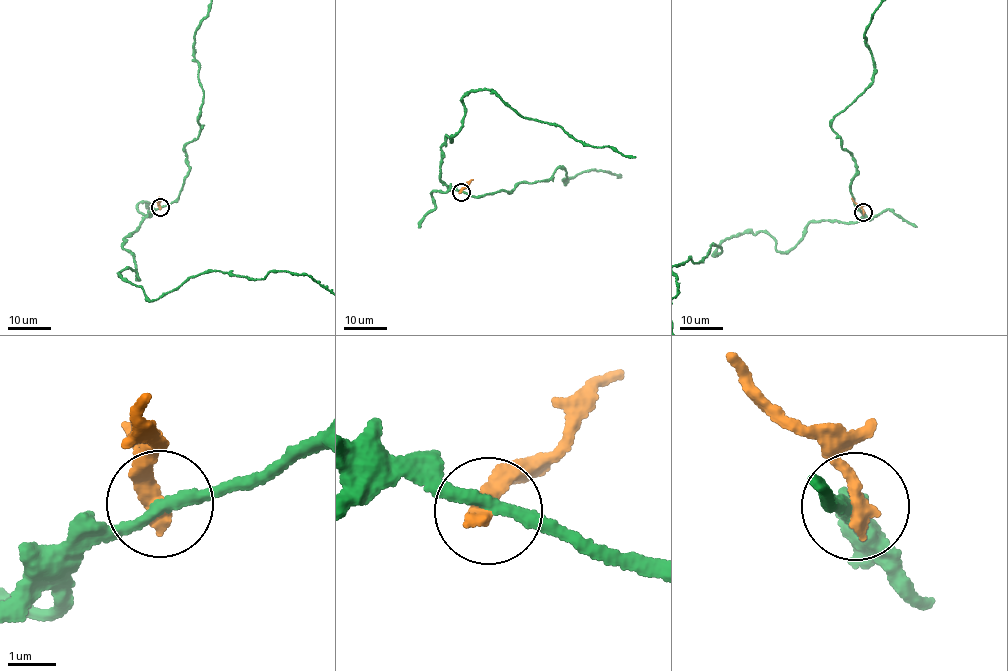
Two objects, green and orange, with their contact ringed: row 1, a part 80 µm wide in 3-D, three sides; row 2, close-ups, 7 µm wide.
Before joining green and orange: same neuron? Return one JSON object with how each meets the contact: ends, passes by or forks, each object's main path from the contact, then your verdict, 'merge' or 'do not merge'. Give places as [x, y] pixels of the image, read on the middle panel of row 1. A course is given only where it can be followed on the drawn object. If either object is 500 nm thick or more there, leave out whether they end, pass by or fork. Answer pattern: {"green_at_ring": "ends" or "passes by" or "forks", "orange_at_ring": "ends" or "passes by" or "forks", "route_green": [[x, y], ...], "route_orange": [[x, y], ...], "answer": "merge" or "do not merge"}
{"green_at_ring": "passes by", "orange_at_ring": "ends", "route_orange": [[461, 192], [473, 179]], "answer": "do not merge"}

